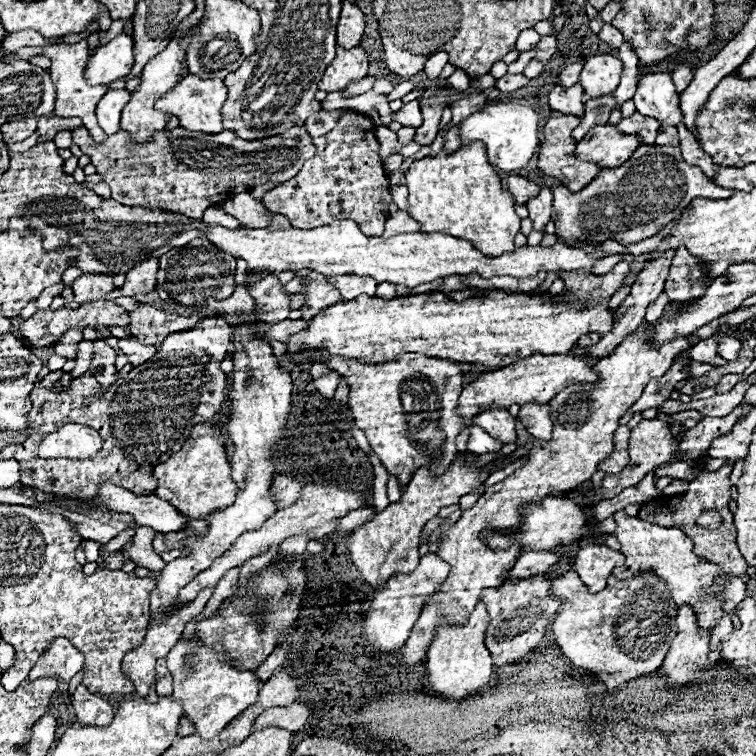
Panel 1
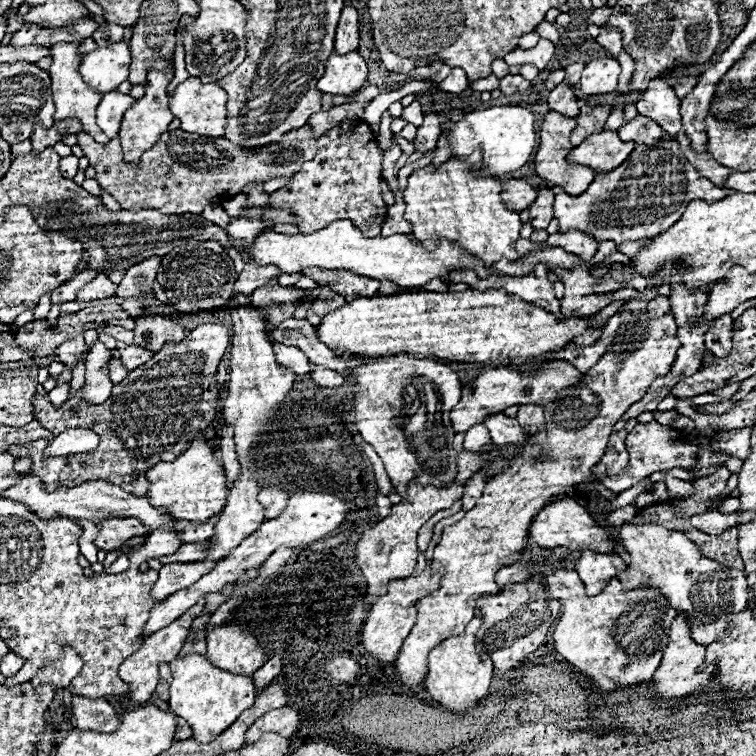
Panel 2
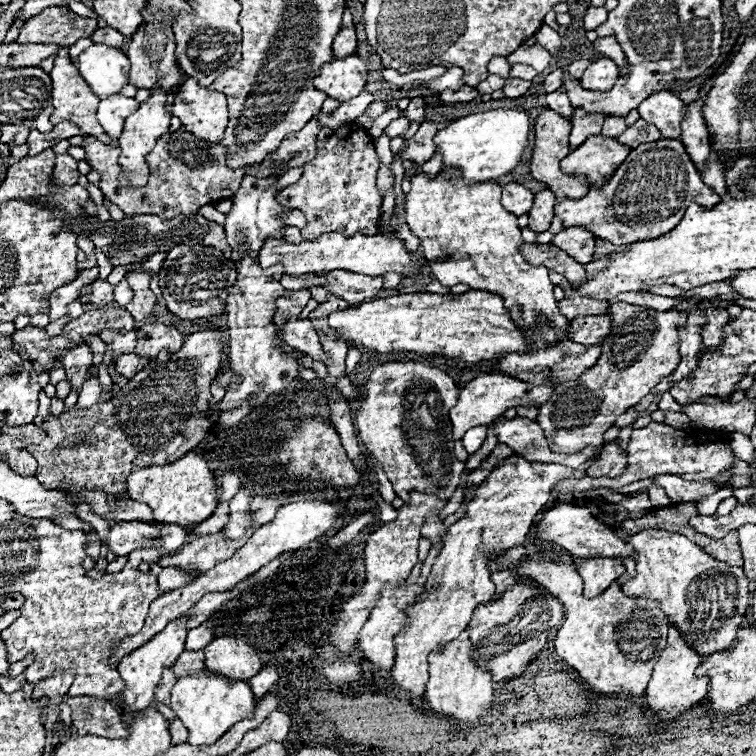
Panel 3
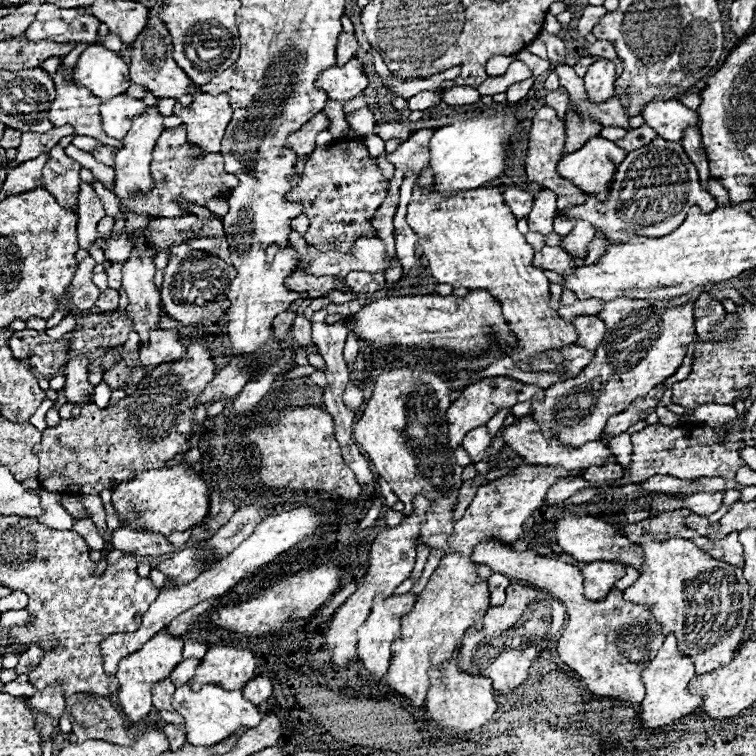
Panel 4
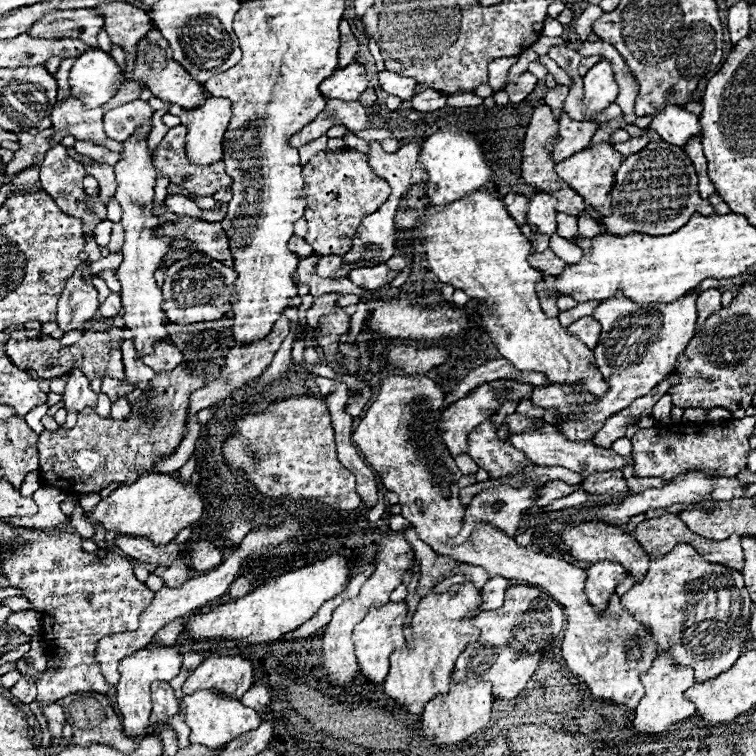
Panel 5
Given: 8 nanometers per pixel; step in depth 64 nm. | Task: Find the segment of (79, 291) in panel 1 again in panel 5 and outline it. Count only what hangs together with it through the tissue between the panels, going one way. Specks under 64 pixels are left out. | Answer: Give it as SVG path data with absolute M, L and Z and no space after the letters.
M110 294L102 304L100 304L100 314L104 316L104 318L112 318L112 316L118 316L120 314L120 306L122 306L122 302L120 302L120 294Z

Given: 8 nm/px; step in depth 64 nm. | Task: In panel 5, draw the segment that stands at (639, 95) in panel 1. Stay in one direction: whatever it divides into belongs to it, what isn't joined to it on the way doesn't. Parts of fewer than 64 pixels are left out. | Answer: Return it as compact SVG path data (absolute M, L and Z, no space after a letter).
M666 106L660 108L652 114L652 122L650 128L656 130L656 134L660 134L660 138L664 142L682 146L692 138L692 136L700 136L700 124L698 124L698 116L684 110L682 106Z

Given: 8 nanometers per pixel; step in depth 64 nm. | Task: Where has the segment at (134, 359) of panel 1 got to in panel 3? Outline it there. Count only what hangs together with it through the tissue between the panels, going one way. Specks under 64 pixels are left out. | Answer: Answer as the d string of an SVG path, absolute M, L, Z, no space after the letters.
M126 352L126 354L118 354L114 362L114 372L122 374L124 378L132 378L146 364L148 364L146 356L138 356L136 352Z

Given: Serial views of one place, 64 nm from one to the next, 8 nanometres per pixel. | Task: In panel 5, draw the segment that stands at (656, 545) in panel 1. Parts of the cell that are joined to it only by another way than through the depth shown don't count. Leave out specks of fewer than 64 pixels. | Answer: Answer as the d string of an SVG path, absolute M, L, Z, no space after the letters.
M686 542L674 546L668 554L650 556L650 568L646 576L622 596L622 606L650 628L654 640L658 642L658 652L668 650L676 664L694 668L696 682L710 680L714 674L722 674L738 660L750 642L748 624L752 614L752 600L742 574L732 568L724 568L722 564L706 562L704 556L700 556Z

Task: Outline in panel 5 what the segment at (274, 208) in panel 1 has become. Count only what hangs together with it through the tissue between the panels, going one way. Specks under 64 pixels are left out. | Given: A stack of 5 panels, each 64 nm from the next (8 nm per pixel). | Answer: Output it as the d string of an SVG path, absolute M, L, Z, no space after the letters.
M342 148L332 154L318 152L304 164L302 192L306 196L304 218L308 220L306 242L317 255L344 255L350 250L362 220L370 212L376 212L386 196L390 196L390 186L368 166L366 154L354 148Z

